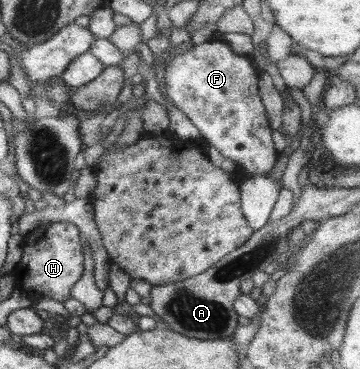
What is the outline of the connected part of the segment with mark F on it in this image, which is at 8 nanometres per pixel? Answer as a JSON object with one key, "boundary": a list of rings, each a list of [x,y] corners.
{"boundary":[[[209,40],[193,45],[187,52],[174,56],[166,66],[167,96],[196,126],[206,144],[215,146],[225,158],[231,158],[238,171],[242,169],[242,177],[270,172],[279,155],[273,145],[272,129],[261,100],[259,79],[260,73],[251,57],[235,54],[223,40]]]}

